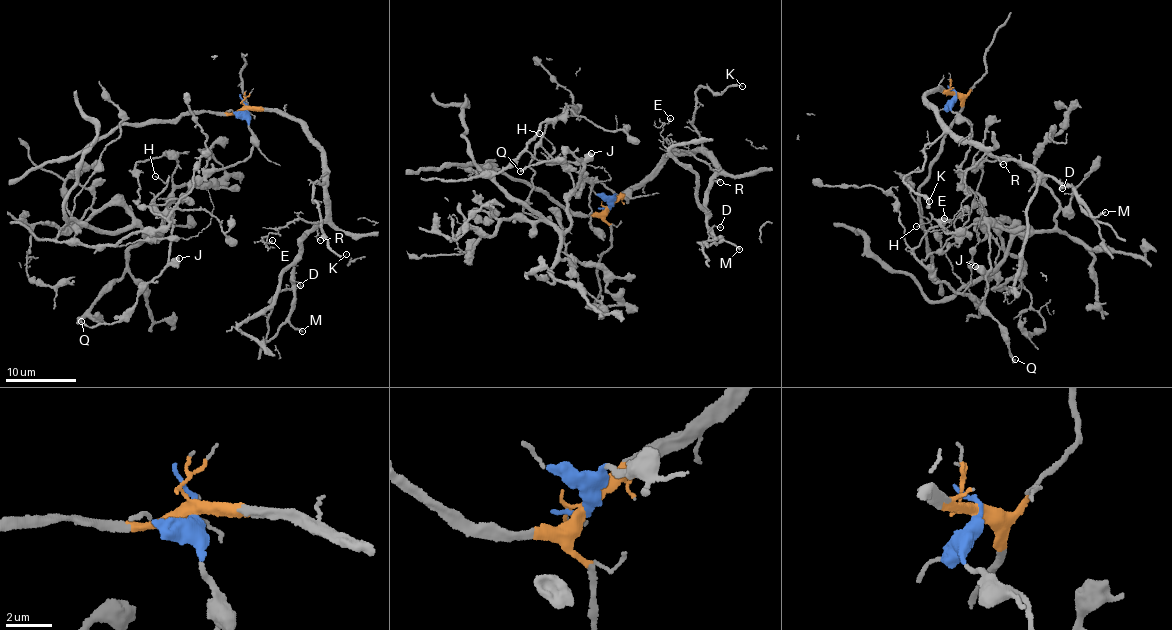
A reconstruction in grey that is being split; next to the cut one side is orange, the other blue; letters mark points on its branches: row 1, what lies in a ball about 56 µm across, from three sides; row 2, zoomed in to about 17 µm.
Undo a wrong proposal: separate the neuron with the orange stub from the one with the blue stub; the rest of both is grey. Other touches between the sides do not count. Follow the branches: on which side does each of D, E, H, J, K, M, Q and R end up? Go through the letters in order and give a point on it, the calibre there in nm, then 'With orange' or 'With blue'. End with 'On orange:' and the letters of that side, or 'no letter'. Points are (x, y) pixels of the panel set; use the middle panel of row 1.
D: Place: (720, 227). Thickness 120 nm. With orange
E: Place: (670, 118). Thickness 130 nm. With orange
H: Place: (539, 133). Thickness 100 nm. With blue
J: Place: (591, 153). Thickness 550 nm. With blue
K: Place: (742, 86). Thickness 140 nm. With orange
M: Place: (739, 249). Thickness 200 nm. With orange
Q: Place: (520, 171). Thickness 150 nm. With blue
R: Place: (720, 182). Thickness 110 nm. With orange
On orange: D, E, K, M, R

